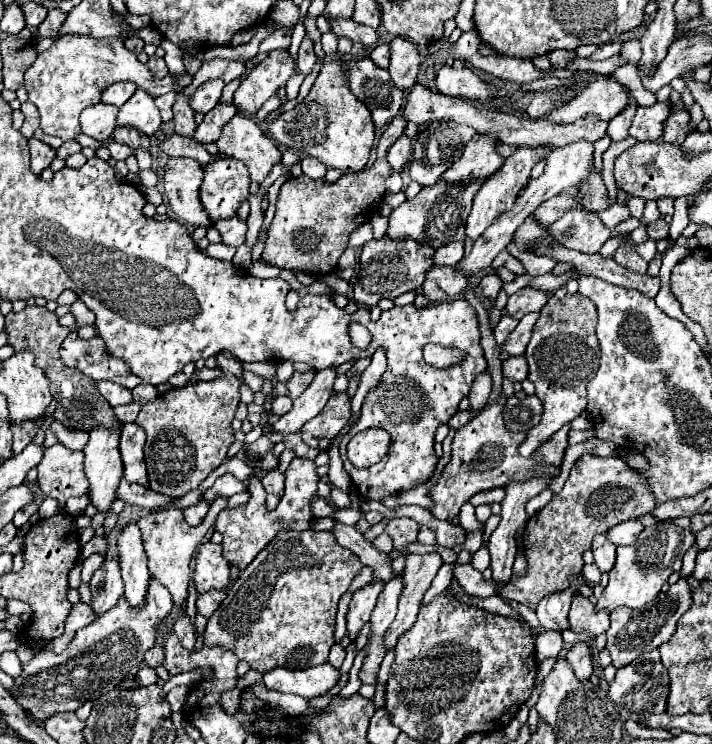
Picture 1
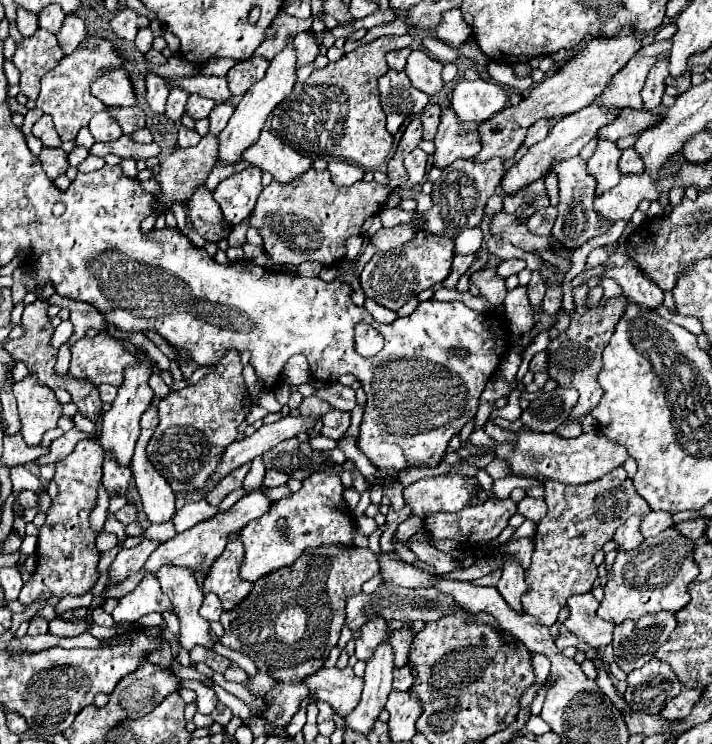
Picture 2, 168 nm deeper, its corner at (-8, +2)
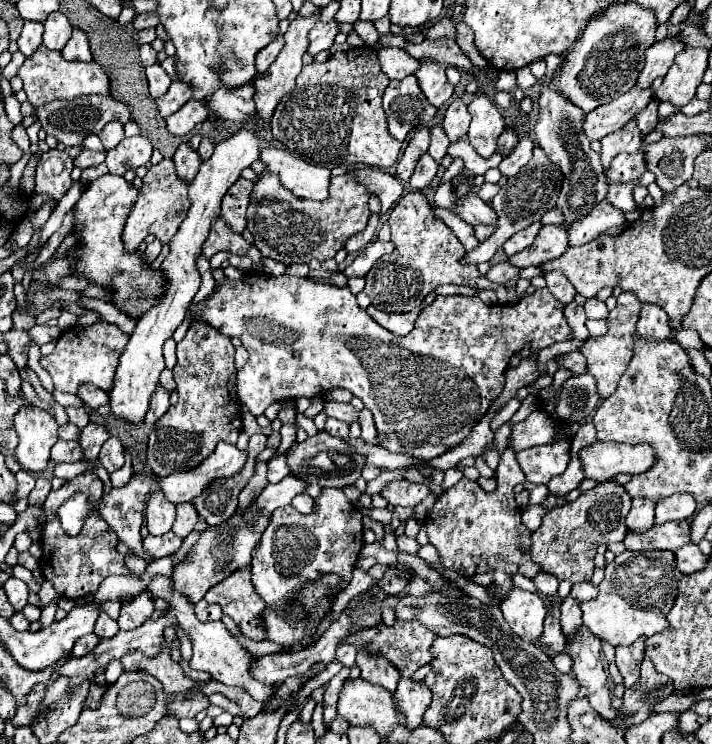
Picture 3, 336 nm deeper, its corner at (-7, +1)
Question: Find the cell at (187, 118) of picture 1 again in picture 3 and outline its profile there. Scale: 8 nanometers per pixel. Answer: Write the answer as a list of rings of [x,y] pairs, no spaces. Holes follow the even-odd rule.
[[[181,143],[177,147],[177,153],[173,157],[173,163],[175,163],[175,169],[177,169],[177,177],[185,183],[191,183],[199,171],[199,165],[201,165],[201,159],[199,159],[199,153],[193,151],[187,143]]]

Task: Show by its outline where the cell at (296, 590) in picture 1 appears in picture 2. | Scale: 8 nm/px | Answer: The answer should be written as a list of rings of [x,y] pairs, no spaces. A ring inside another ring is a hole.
[[[324,544],[318,548],[306,548],[304,554],[300,558],[296,558],[296,562],[292,566],[280,568],[276,572],[270,572],[270,574],[258,578],[254,582],[248,598],[244,598],[232,610],[226,610],[220,616],[220,624],[224,626],[224,634],[218,638],[218,642],[230,650],[238,650],[238,652],[246,654],[248,658],[254,660],[254,664],[260,672],[266,672],[280,682],[274,690],[270,690],[266,694],[264,700],[268,704],[268,710],[260,716],[274,722],[276,726],[288,724],[288,720],[296,714],[300,700],[308,696],[308,688],[304,686],[302,678],[306,678],[308,674],[314,674],[316,670],[320,670],[324,666],[332,646],[340,638],[340,630],[342,630],[344,618],[346,618],[346,614],[344,614],[346,600],[352,594],[358,594],[362,590],[362,584],[366,580],[374,578],[378,574],[378,570],[380,570],[380,566],[378,566],[376,556],[370,548],[338,546],[338,544],[330,544],[330,546]],[[322,606],[328,608],[330,614],[322,614]]]

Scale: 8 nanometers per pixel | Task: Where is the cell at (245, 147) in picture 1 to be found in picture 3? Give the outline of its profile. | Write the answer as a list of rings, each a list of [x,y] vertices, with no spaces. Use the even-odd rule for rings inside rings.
[[[267,147],[261,151],[261,161],[267,163],[271,173],[277,173],[281,183],[301,199],[325,201],[329,197],[331,171],[327,167],[315,167],[303,159],[293,157],[289,151]]]

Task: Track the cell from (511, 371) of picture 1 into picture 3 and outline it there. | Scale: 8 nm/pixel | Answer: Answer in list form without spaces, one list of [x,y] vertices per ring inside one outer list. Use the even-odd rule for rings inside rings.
[[[577,351],[577,353],[569,353],[569,355],[565,355],[565,359],[561,361],[561,367],[571,369],[575,375],[579,375],[579,373],[587,373],[587,361],[585,361],[583,355],[579,355],[579,351]]]

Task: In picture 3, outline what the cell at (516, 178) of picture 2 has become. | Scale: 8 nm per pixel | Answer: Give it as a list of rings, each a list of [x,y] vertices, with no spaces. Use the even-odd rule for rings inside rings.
[[[633,87],[629,93],[621,95],[619,99],[603,105],[603,107],[597,107],[595,111],[587,113],[587,119],[585,119],[585,135],[595,141],[595,139],[603,139],[605,135],[609,133],[615,133],[619,131],[629,119],[633,119],[637,113],[641,113],[649,103],[651,99],[655,97],[653,89],[639,89],[639,87]]]

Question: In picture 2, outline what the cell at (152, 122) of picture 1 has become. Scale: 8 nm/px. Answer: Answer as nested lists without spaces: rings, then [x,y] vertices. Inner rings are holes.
[[[154,72],[146,74],[146,104],[150,106],[152,112],[164,114],[168,92],[170,90],[164,86],[164,80],[158,74],[154,74]]]

